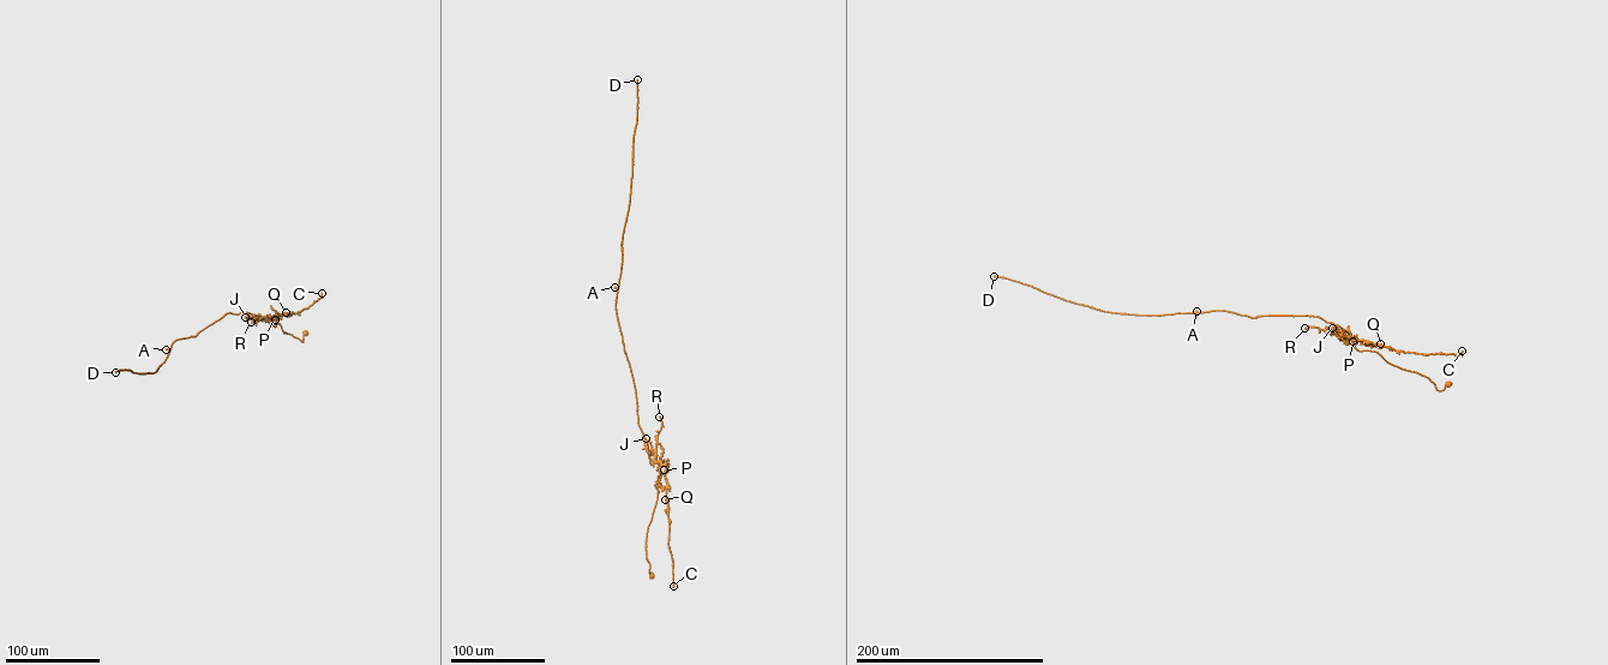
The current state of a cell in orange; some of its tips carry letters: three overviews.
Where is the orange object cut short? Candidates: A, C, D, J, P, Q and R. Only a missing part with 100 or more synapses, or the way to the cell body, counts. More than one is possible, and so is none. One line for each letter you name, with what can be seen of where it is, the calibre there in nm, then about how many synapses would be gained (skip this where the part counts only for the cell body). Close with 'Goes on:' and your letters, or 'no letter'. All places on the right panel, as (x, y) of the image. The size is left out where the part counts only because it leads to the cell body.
D: Place: (994, 276). Thickness 240 nm. Roughly 250 synapses
Goes on: D

